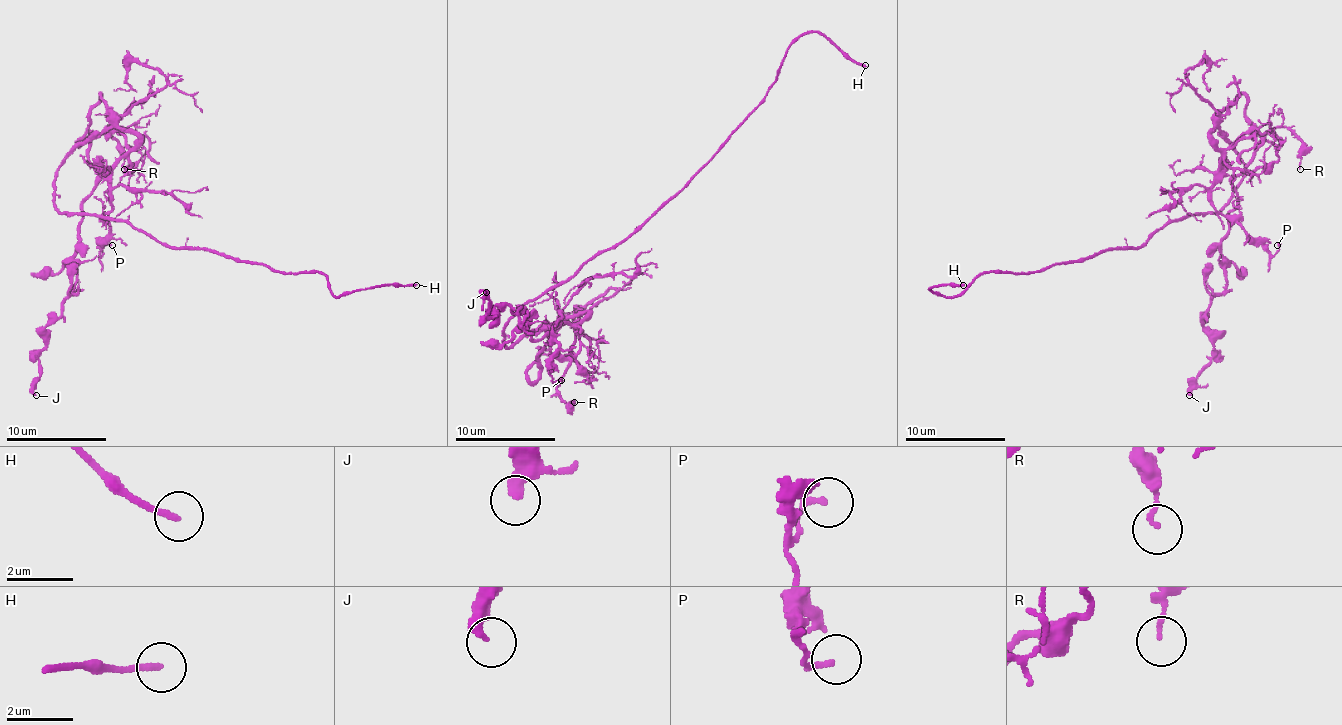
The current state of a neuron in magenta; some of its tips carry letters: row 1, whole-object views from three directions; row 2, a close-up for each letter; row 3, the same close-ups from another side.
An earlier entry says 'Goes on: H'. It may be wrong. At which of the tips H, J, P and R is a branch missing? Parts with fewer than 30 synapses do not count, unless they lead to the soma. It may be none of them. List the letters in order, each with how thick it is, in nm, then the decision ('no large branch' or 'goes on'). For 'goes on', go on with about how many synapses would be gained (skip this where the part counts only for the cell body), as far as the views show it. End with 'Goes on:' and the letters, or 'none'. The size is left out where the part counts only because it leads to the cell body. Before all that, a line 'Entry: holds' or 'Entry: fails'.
Entry: holds
H: 190 nm | goes on
J: 380 nm | no large branch
P: 170 nm | no large branch
R: 130 nm | no large branch
Goes on: H

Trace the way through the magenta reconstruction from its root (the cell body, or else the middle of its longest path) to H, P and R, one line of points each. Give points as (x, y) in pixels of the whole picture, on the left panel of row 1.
H: (69, 212), (127, 219), (170, 247), (207, 247), (278, 272), (320, 272), (336, 297), (378, 285), (416, 285)
P: (69, 212), (54, 202), (59, 164), (104, 131), (129, 129), (137, 144), (112, 172), (99, 255), (112, 245)
R: (69, 212), (54, 202), (54, 179), (77, 146), (129, 129), (129, 149), (107, 126), (124, 169)

